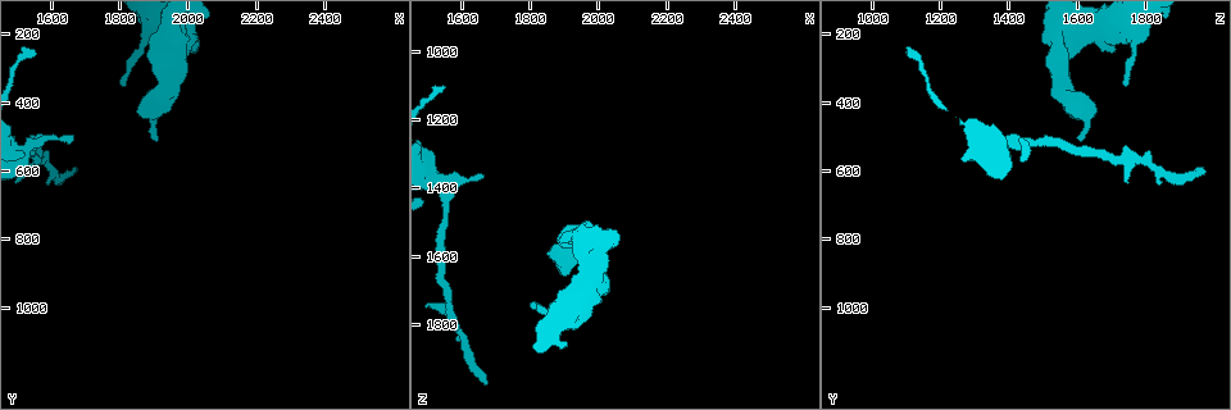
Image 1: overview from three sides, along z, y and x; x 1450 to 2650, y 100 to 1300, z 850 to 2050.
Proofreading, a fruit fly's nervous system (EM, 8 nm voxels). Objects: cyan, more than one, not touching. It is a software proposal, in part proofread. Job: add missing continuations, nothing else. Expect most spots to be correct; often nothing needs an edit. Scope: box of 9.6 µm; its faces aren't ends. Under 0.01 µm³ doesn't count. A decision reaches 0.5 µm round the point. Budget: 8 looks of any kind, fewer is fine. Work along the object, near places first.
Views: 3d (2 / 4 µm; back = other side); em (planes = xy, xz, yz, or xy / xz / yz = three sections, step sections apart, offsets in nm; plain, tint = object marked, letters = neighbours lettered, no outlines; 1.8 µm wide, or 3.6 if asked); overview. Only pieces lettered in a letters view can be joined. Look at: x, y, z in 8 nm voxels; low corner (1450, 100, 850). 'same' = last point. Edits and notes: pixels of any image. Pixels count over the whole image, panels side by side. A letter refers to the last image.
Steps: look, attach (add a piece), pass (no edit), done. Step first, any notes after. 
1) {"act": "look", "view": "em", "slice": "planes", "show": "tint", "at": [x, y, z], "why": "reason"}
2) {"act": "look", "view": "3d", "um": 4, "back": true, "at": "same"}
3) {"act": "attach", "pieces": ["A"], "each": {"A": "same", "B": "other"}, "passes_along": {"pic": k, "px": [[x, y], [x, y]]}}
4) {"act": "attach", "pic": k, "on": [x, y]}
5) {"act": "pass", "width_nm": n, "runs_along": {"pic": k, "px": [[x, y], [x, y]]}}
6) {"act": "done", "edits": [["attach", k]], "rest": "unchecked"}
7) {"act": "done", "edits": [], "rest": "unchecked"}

{"act": "look", "view": "3d", "um": 4, "at": [1920, 370, 1560], "why": "touches itself"}

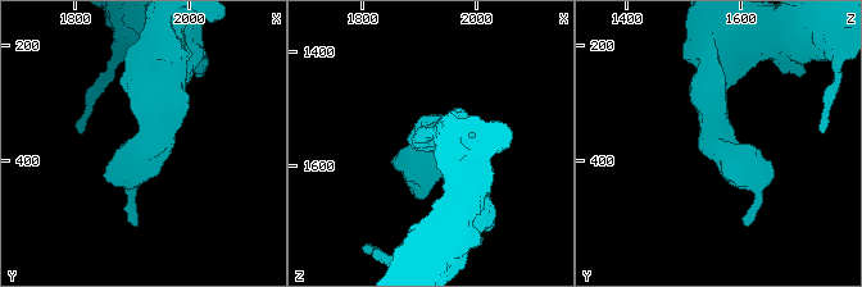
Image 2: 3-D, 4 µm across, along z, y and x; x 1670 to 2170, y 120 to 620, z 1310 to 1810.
{"act": "look", "view": "em", "slice": "yz", "step": 16, "show": "tint", "at": [1915, 365, 1555]}

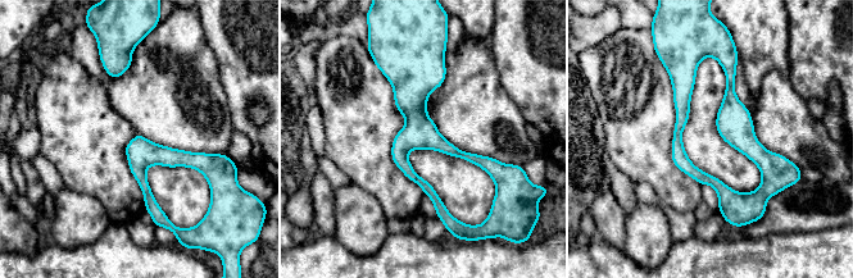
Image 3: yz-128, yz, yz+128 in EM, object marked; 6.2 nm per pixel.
{"act": "look", "view": "em", "slice": "planes", "show": "letters", "at": "same"}

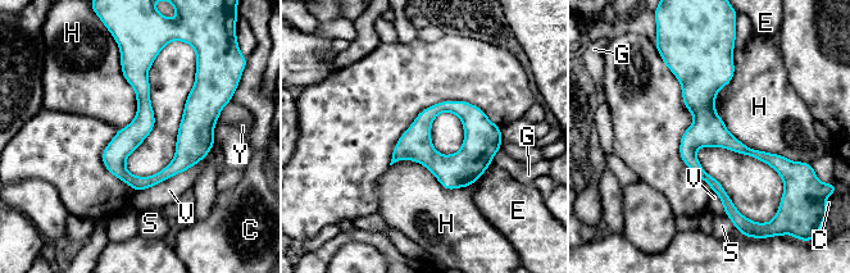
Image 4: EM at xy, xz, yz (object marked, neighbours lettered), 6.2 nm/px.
{"act": "pass", "width_nm": 160, "each": {"C": "other", "E": "other", "G": "other", "H": "other", "S": "other", "V": "other", "Y": "other"}, "border": {"pic": 4, "px": [[732, 54], [716, 113], [798, 162]]}, "found": "none of them fits"}

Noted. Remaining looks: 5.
{"act": "look", "view": "em", "slice": "planes", "show": "letters", "at": [1670, 490, 1380], "why": "free end"}

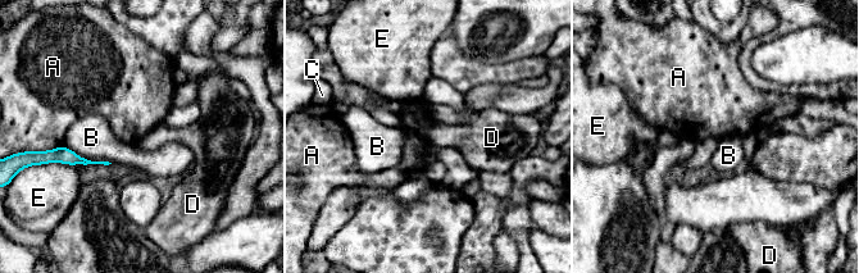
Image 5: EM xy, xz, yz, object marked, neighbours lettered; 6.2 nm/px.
{"act": "pass", "each": {"A": "other", "B": "other", "C": "other", "D": "other", "E": "other"}, "border": {"pic": 5, "px": [[62, 144], [53, 149]]}, "found": "none of them fits"}

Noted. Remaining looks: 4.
{"act": "look", "view": "3d", "um": 4, "at": [1670, 600, 1980], "why": "an open end"}

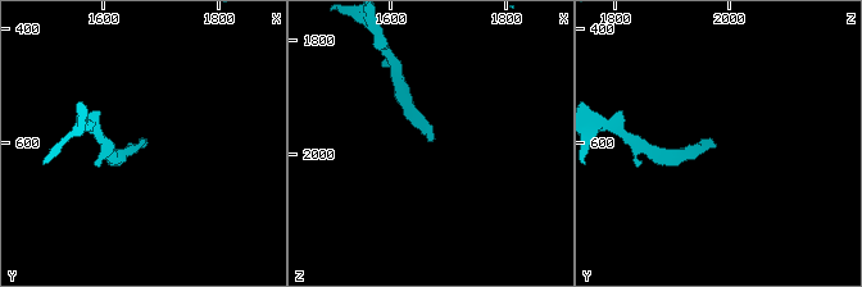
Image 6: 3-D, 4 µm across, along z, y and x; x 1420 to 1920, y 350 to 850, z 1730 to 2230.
{"act": "look", "view": "em", "slice": "planes", "show": "plain", "at": [1665, 610, 1980], "why": "shape alone is not enough"}

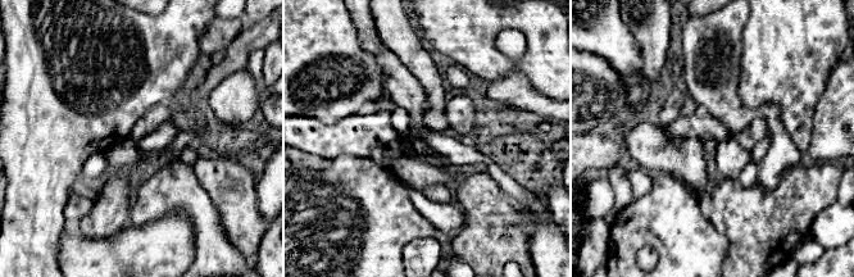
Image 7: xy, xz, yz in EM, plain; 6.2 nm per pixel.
{"act": "look", "view": "em", "slice": "planes", "show": "letters", "at": "same"}

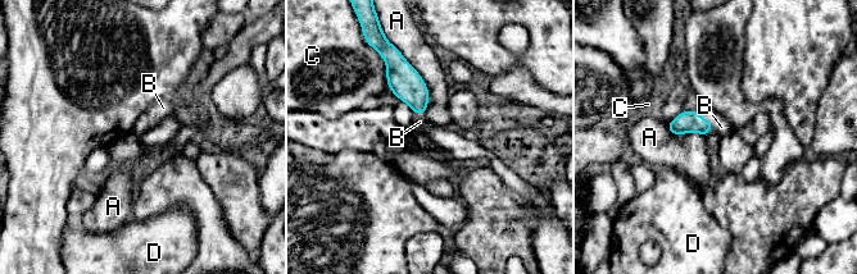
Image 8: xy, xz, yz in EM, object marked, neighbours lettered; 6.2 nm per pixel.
{"act": "attach", "pic": 8, "on": [721, 127], "each": {"A": "other", "B": "same", "C": "other", "D": "other"}, "passes_along": {"pic": 8, "px": [[687, 122], [708, 120], [721, 127]]}, "found": "it goes on there"}

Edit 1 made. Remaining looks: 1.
{"act": "done", "edits": [["attach", 8]], "rest": "unchecked"}

